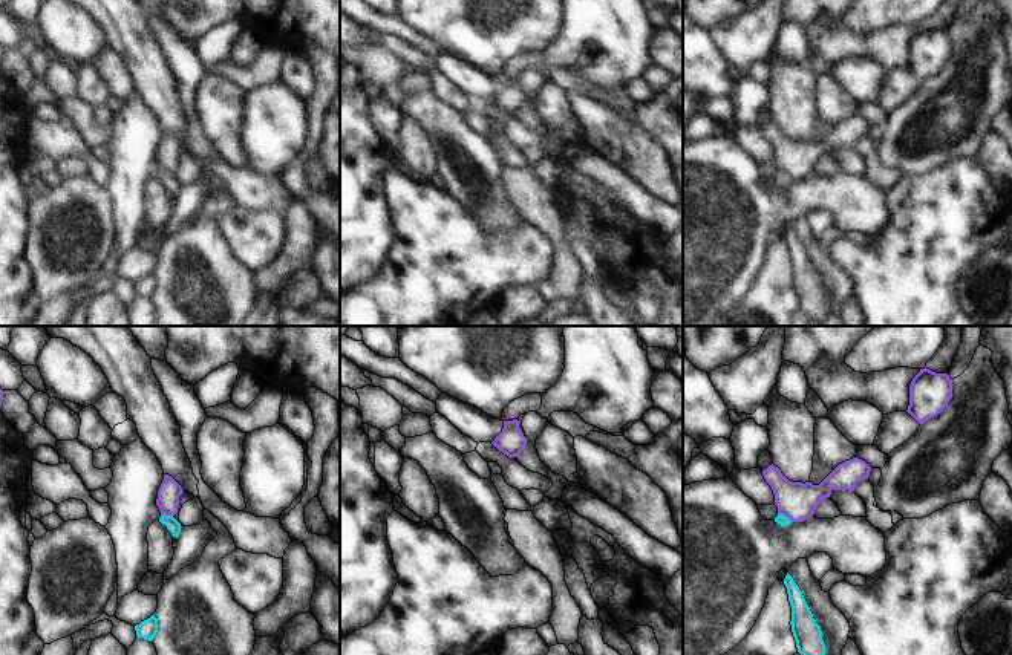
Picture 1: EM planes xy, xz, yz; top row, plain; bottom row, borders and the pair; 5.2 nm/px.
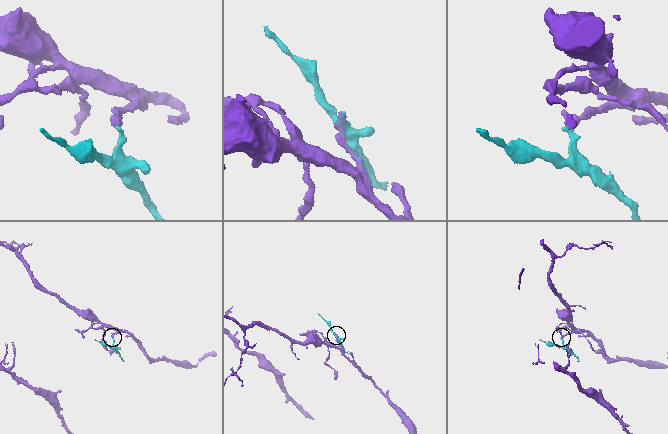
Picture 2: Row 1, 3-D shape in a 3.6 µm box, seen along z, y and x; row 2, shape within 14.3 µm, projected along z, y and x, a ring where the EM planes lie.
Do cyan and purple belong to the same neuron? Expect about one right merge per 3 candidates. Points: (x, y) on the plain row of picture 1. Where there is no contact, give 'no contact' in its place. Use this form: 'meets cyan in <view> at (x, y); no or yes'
meets cyan in yz at (784, 173); no

